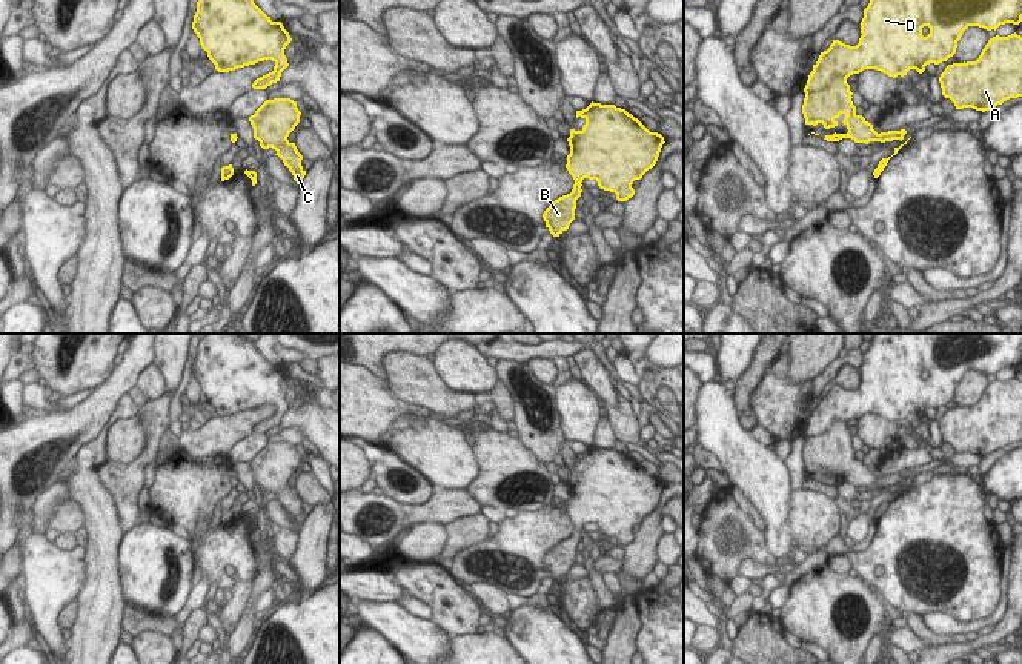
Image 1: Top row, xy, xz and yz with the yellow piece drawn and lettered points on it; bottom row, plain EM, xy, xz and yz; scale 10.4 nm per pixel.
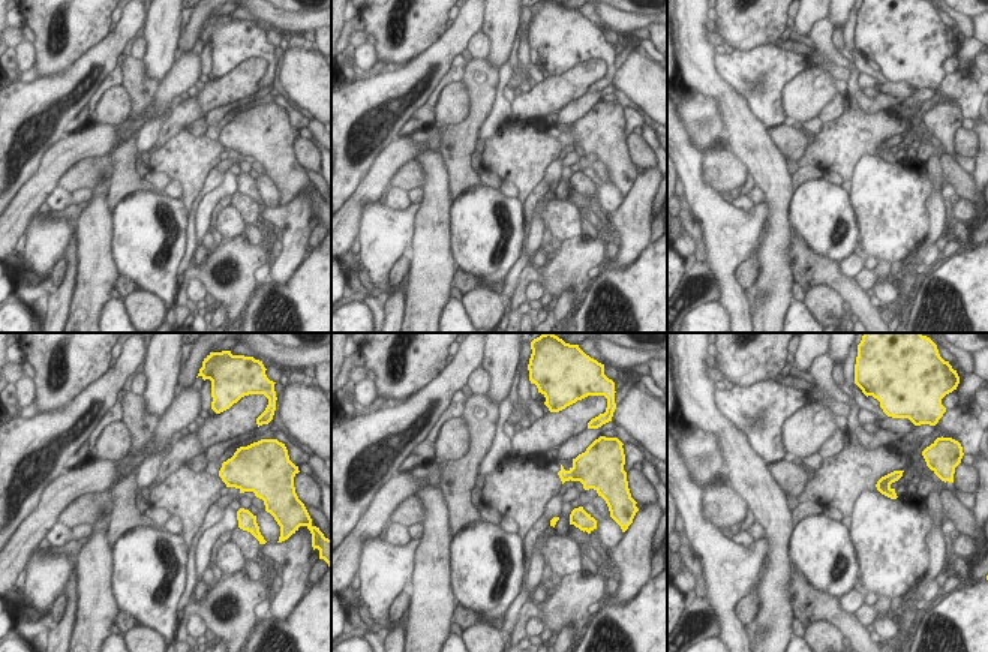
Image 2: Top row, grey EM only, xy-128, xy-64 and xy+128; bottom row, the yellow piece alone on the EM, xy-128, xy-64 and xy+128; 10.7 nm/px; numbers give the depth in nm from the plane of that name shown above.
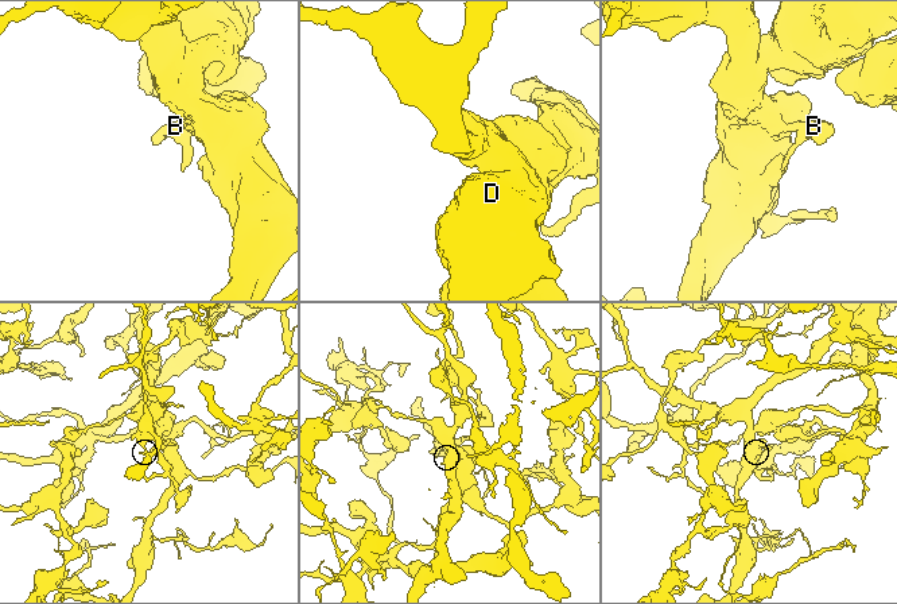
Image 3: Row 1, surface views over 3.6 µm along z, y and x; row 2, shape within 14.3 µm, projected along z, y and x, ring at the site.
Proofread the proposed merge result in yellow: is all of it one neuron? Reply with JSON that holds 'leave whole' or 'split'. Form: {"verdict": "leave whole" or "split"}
{"verdict": "leave whole"}

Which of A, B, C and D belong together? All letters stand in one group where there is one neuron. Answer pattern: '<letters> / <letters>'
A B C D

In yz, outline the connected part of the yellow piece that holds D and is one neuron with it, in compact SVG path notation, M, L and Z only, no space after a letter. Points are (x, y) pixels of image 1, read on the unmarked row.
M874 334L861 366L861 383L856 390L833 384L830 392L821 397L804 432L805 443L802 458L805 469L822 467L825 473L838 470L838 463L845 458L847 478L825 480L827 486L851 483L854 487L904 484L905 473L878 478L873 469L856 458L851 446L853 437L847 423L864 413L876 413L888 421L904 421L910 413L919 418L930 407L939 409L956 398L957 386L968 370L987 375L1000 369L1022 366L1022 334Z

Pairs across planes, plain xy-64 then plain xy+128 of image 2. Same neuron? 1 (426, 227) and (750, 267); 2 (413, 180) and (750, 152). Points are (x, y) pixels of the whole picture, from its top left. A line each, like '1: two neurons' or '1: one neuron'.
1: two neurons
2: two neurons

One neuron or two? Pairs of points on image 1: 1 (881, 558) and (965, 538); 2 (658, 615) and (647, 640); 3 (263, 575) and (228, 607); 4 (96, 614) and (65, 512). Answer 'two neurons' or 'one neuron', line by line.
1: one neuron
2: one neuron
3: two neurons
4: two neurons

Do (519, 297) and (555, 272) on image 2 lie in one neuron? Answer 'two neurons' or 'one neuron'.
one neuron

